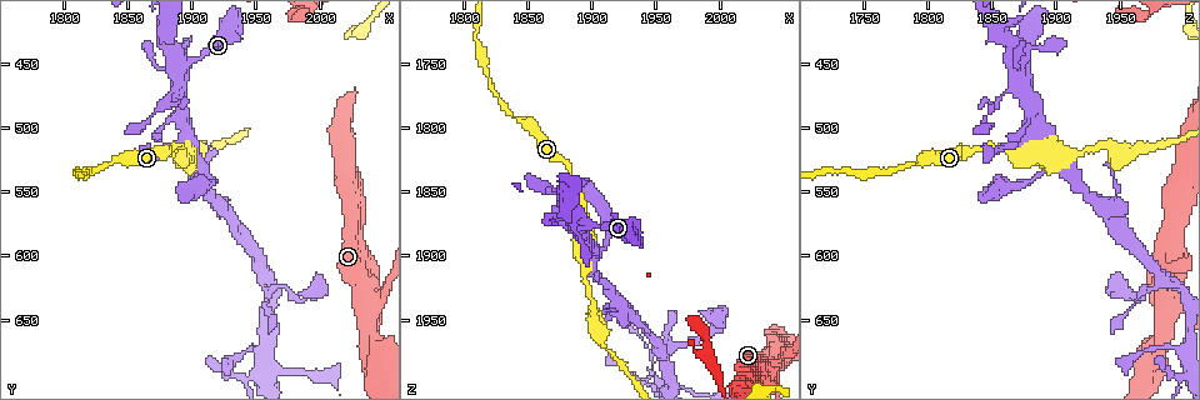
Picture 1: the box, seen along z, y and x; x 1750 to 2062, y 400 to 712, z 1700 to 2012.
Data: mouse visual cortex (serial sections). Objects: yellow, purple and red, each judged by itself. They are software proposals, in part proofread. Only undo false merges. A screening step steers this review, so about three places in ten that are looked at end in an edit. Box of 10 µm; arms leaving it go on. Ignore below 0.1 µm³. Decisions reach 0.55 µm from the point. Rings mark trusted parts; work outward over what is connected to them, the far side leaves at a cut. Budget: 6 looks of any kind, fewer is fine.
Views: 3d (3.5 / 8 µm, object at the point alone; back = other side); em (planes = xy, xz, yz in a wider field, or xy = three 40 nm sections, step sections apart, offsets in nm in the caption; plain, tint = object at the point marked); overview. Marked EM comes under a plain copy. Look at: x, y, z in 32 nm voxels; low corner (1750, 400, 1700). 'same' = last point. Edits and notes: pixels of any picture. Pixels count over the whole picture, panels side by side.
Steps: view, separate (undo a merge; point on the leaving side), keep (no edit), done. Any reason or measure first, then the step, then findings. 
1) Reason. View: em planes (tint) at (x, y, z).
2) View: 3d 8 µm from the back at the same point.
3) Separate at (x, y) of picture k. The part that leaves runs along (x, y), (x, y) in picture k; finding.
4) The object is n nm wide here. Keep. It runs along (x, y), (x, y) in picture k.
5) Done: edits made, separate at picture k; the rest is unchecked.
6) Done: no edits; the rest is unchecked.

Looks like a crossing. View: 3d 3.5 µm at (1894, 452, 1872).

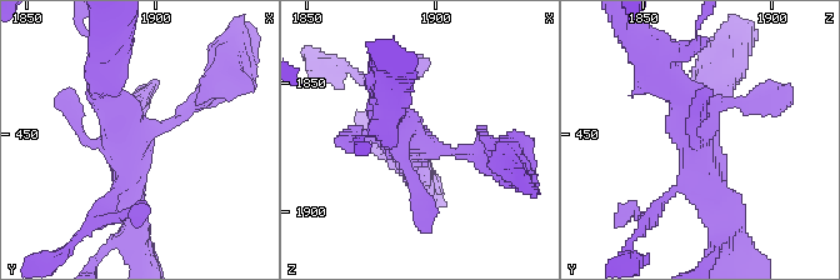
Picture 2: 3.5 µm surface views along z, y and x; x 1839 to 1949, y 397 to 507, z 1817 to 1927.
View: em xy step 3 (tint) at (1894, 451, 1871).

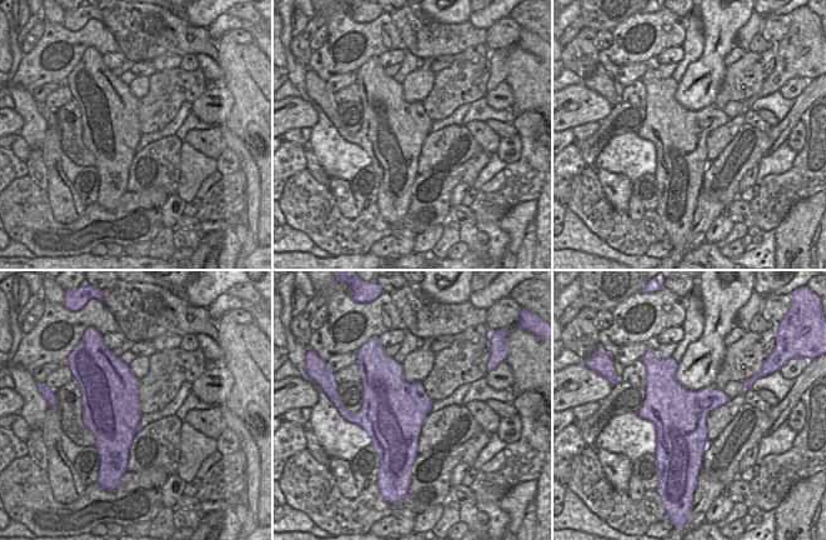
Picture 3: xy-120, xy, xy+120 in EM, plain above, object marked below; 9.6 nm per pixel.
Keep. It runs along (206, 96), (130, 146), (130, 215) in picture 2; continuous, no second cell.

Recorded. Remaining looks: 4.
View: 3d 3.5 µm at (2038, 638, 1986).

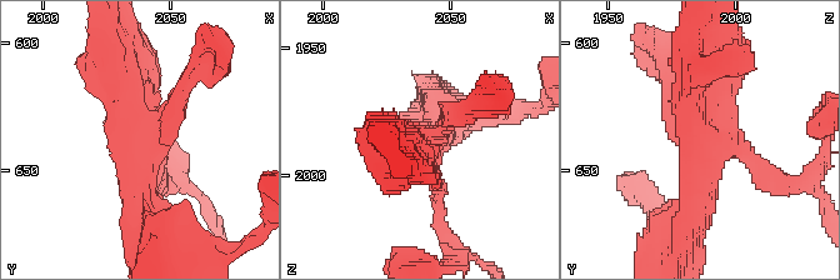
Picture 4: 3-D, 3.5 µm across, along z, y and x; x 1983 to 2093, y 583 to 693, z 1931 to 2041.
View: em xy step 3 (tint) at (2040, 637, 1988).

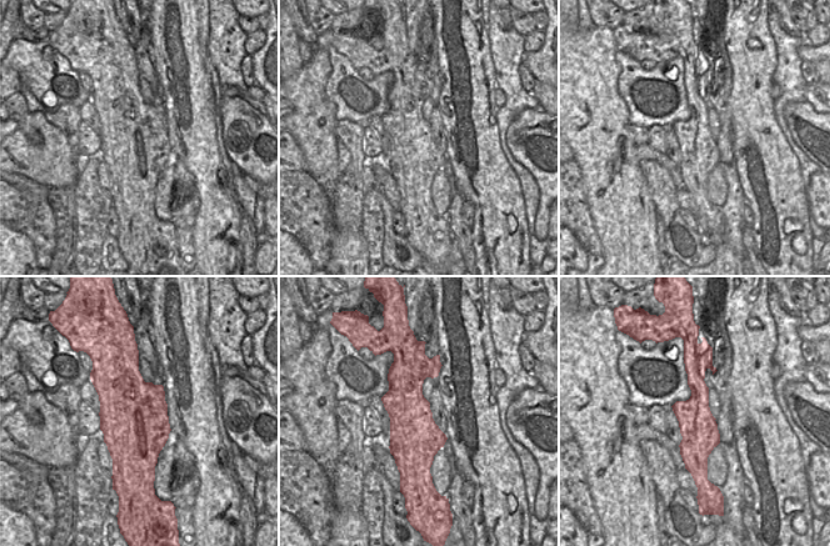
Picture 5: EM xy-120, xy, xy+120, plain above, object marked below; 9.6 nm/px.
Keep. It runs along (691, 364), (704, 469) in picture 5; one cell here.

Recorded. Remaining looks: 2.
Two arms in line, one across. View: 3d 3.5 µm at (1956, 616, 1982).

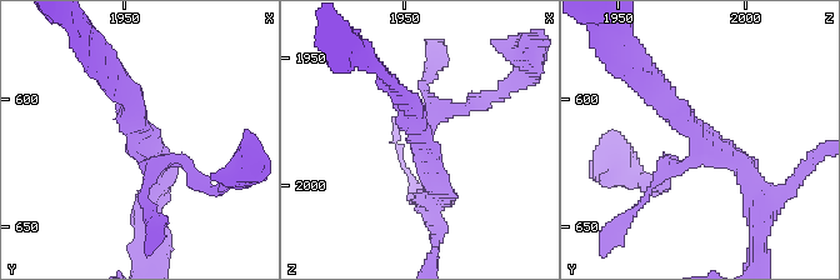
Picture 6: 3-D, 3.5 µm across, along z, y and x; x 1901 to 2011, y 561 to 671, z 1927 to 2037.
View: em planes (tint) at (1954, 617, 1983).

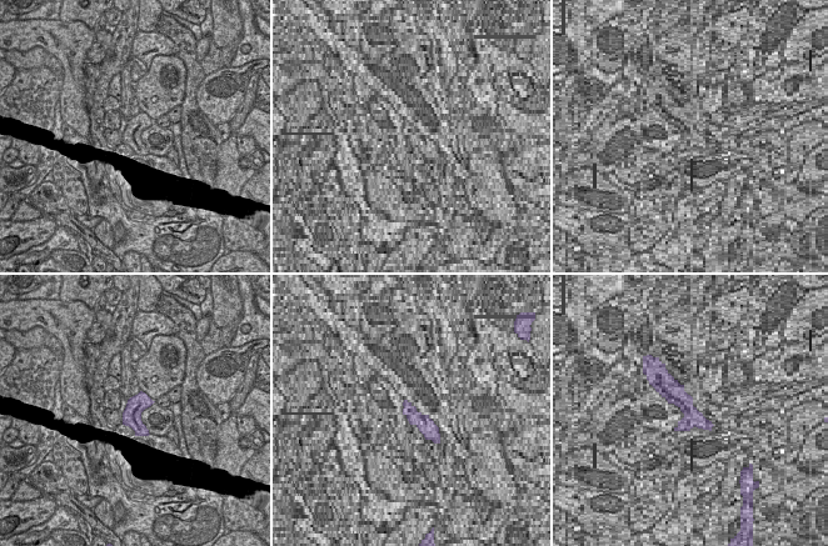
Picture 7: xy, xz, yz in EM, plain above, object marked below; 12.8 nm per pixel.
Keep. One cell here.

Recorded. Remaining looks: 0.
Done: no edits; the rest is unchecked.

